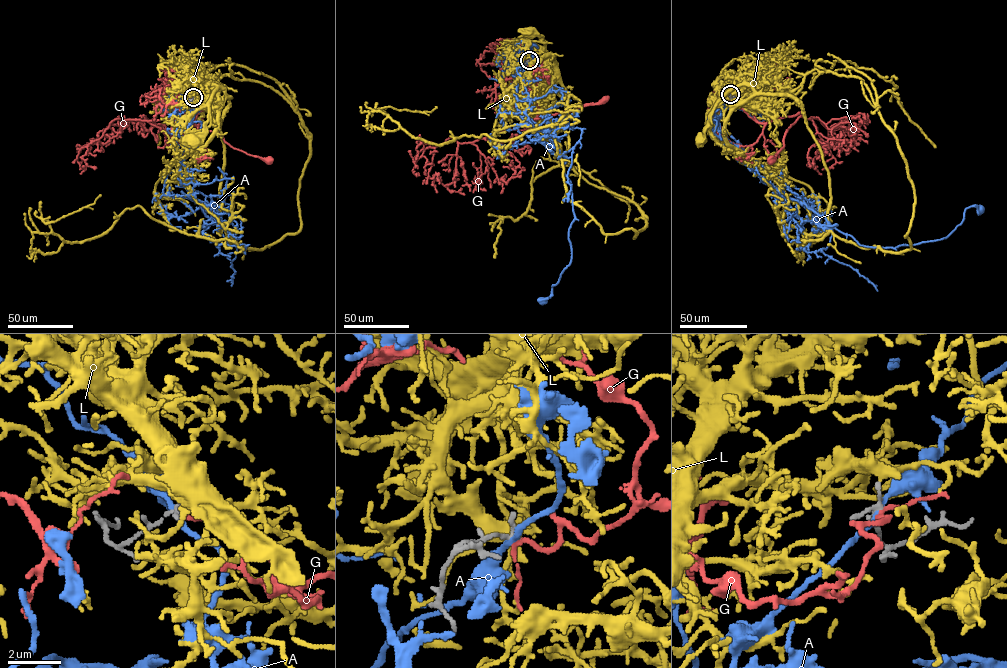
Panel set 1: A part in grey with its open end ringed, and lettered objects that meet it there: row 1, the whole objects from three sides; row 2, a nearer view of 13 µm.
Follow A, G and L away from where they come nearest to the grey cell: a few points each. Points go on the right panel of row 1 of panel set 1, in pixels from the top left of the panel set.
A: (730, 95), (712, 115), (714, 133), (860, 245), (940, 240), (965, 210), (978, 208)
G: (730, 95), (729, 100), (756, 122), (767, 123), (802, 113), (787, 129), (783, 146), (770, 160)
L: (730, 94), (719, 97), (701, 139)

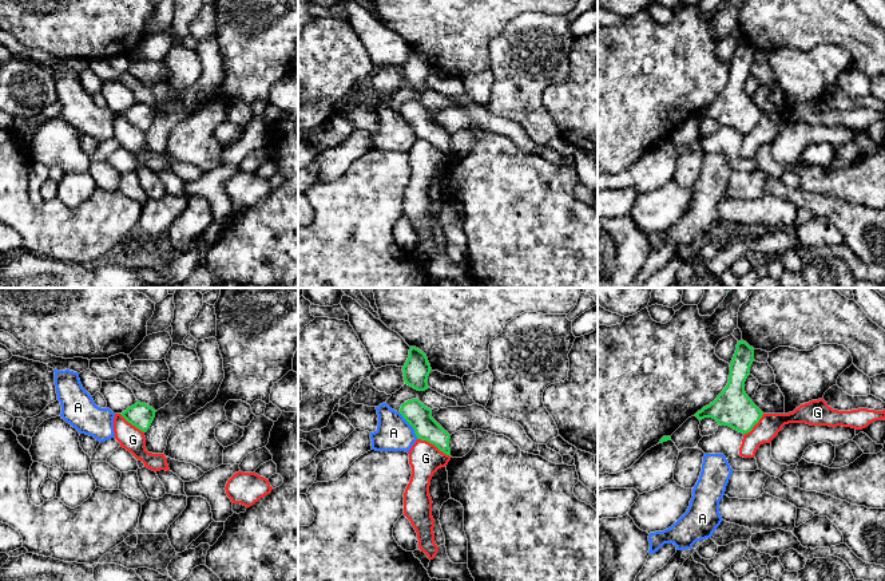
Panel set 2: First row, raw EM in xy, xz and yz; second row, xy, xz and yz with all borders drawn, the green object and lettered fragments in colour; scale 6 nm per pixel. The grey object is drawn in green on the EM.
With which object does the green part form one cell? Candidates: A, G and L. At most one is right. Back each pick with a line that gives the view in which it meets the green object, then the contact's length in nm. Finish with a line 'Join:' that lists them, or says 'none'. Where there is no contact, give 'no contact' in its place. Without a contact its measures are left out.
L: no contact
Join: L

